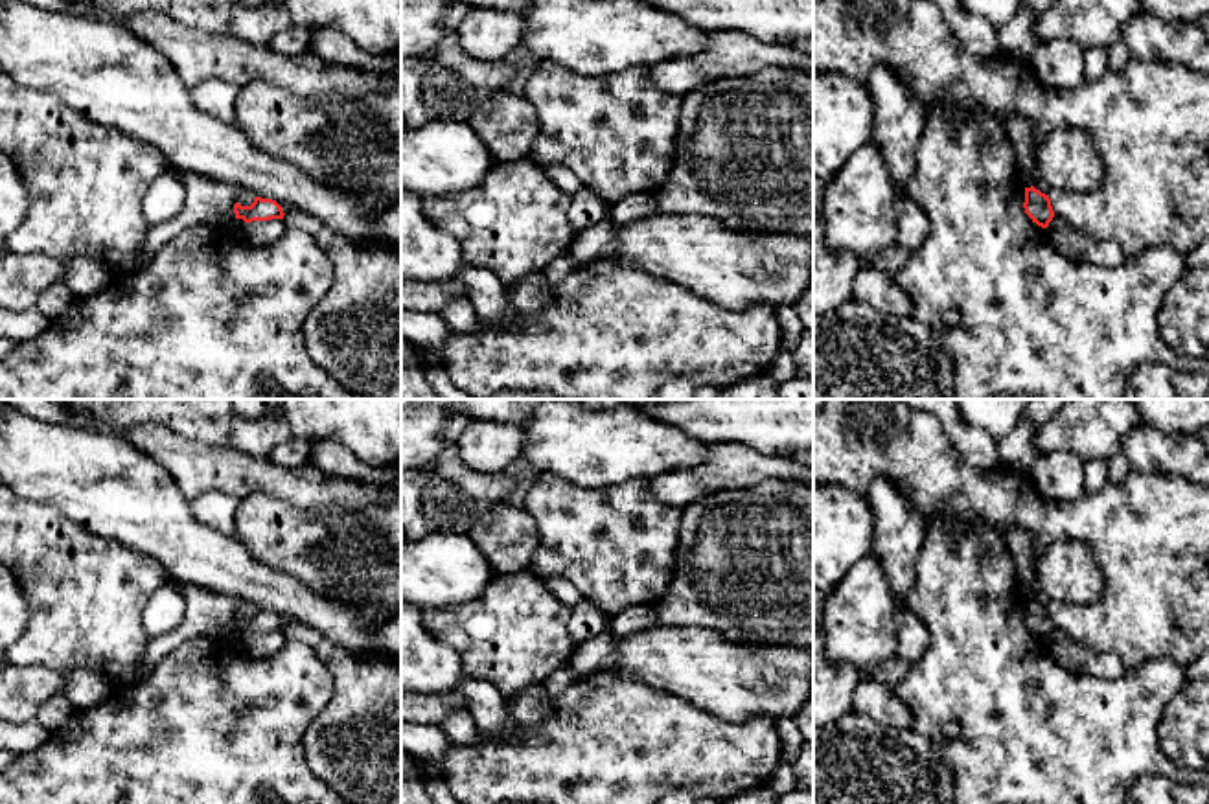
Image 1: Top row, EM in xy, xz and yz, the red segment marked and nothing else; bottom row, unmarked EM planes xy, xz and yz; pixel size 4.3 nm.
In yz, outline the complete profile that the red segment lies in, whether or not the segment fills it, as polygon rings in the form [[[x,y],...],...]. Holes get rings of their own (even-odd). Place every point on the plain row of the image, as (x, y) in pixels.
[[[1034,598],[1025,600],[1025,626],[1042,640],[1047,640],[1054,629],[1049,607],[1042,605]]]

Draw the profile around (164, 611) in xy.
[[[167,580],[145,603],[144,629],[147,637],[160,637],[177,629],[184,620],[182,583]]]

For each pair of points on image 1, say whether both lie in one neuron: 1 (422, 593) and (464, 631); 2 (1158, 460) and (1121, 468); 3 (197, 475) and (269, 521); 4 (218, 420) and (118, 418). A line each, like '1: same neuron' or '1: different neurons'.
1: different neurons
2: different neurons
3: different neurons
4: same neuron

